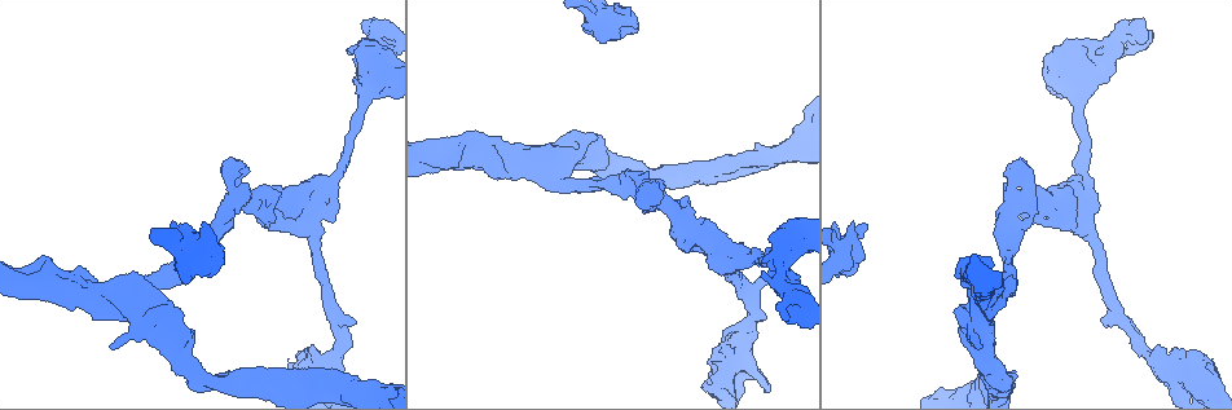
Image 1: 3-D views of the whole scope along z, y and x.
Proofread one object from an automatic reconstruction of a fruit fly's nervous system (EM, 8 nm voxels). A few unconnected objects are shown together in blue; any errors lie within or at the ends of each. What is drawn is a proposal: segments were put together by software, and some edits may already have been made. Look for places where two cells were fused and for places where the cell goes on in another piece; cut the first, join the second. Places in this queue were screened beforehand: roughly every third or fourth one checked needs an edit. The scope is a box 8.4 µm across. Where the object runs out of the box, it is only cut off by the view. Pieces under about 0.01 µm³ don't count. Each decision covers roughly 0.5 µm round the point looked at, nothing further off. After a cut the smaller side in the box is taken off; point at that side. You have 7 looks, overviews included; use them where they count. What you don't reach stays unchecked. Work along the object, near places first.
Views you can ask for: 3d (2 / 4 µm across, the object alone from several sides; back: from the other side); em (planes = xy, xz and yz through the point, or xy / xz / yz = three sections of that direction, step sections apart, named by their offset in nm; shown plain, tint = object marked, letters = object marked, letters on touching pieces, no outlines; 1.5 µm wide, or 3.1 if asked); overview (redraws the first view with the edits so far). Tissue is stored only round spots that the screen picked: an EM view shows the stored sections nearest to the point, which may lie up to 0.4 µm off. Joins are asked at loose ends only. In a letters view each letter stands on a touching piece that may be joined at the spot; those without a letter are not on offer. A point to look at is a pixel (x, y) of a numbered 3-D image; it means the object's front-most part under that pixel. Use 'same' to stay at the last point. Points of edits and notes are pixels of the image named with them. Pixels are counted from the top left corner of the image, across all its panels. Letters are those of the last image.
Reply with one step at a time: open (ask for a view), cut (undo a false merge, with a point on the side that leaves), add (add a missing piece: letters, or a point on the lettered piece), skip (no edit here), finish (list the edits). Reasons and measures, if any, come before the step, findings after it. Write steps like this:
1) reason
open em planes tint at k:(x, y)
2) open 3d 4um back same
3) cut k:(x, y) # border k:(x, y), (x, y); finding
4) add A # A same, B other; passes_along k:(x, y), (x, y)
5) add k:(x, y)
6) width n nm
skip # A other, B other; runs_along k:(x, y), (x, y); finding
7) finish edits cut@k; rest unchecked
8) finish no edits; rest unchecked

an open end
open 3d 4um at 1:(1147, 31)

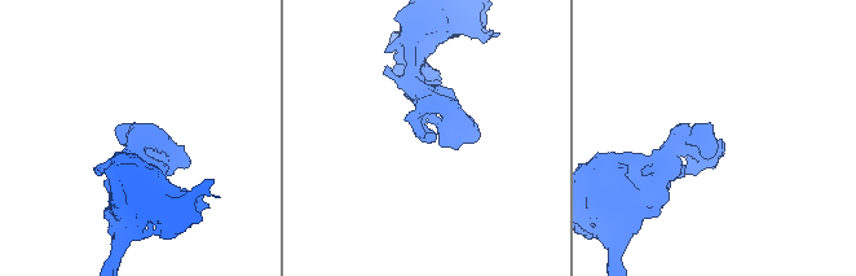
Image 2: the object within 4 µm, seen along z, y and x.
arm_widths 260, 260 nm; need the tissue
open em xz step 8 letters at 2:(426, 142)

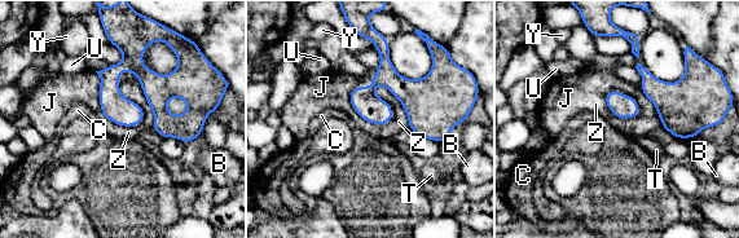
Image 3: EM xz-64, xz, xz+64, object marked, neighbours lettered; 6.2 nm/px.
another direction
open em planes letters same

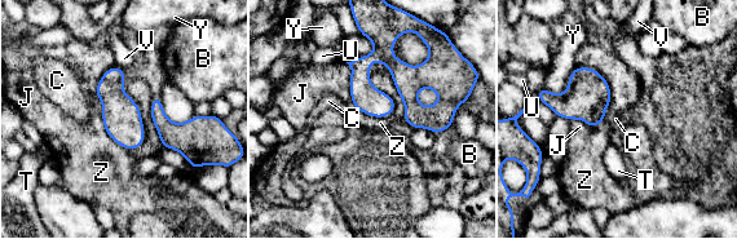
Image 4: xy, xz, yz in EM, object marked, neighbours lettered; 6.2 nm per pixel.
width 170 nm; longest_contact Z 300 nm
skip # B other, C other, J other, T other, U other, V other, Y other, Z other; no lettered piece goes on from it

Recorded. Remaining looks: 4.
free end
open 3d 2um at 1:(722, 340)

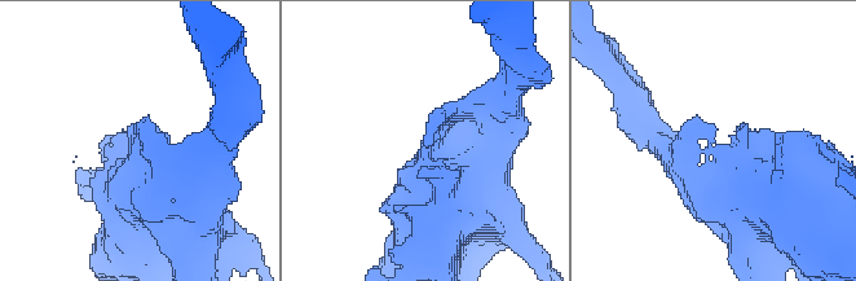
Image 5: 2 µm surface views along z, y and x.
shape alone is not enough
open em yz step 8 letters at 5:(424, 144)

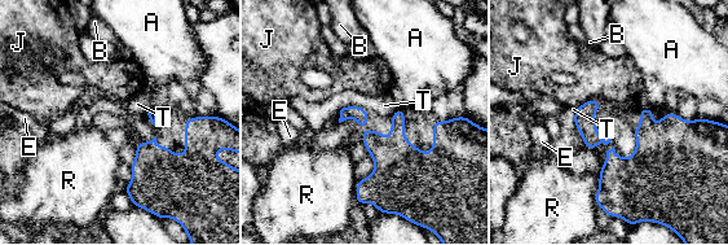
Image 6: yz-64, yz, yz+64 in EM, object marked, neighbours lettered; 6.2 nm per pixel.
cut it another way
open em planes letters same

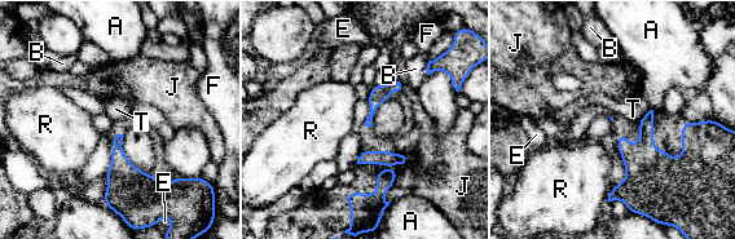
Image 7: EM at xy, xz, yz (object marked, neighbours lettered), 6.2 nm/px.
skip # A other, B other, E other, F other, J other, R other, T other; border 7:(650, 110), (638, 122); no lettered piece goes on from it

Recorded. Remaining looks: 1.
finish no edits; rest unchecked

